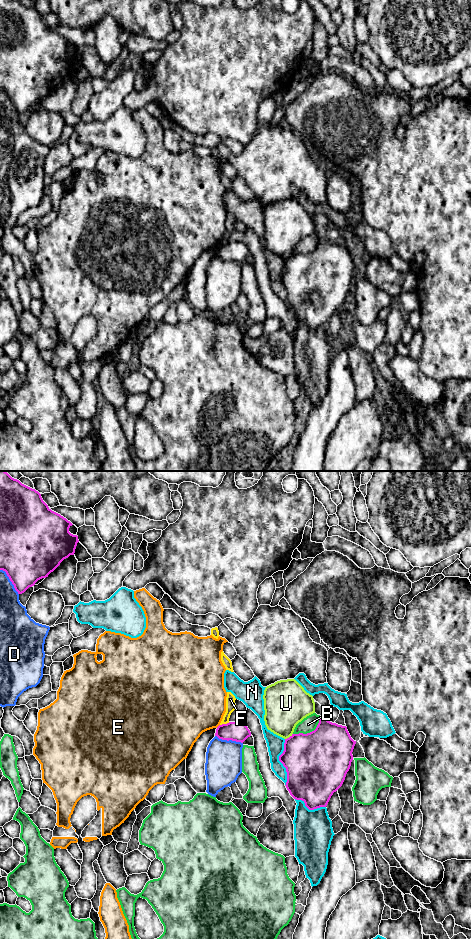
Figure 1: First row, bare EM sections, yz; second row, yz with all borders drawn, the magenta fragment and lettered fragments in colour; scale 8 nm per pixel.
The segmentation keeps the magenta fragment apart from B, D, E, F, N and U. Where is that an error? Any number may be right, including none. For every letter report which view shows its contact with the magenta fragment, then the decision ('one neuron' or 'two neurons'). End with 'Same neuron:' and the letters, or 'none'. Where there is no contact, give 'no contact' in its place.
B: yz | two neurons
D: yz | two neurons
E: yz | two neurons
F: yz | two neurons
N: yz | two neurons
U: yz | two neurons
Same neuron: none

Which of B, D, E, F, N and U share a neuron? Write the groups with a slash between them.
B / D / E / F / N / U

